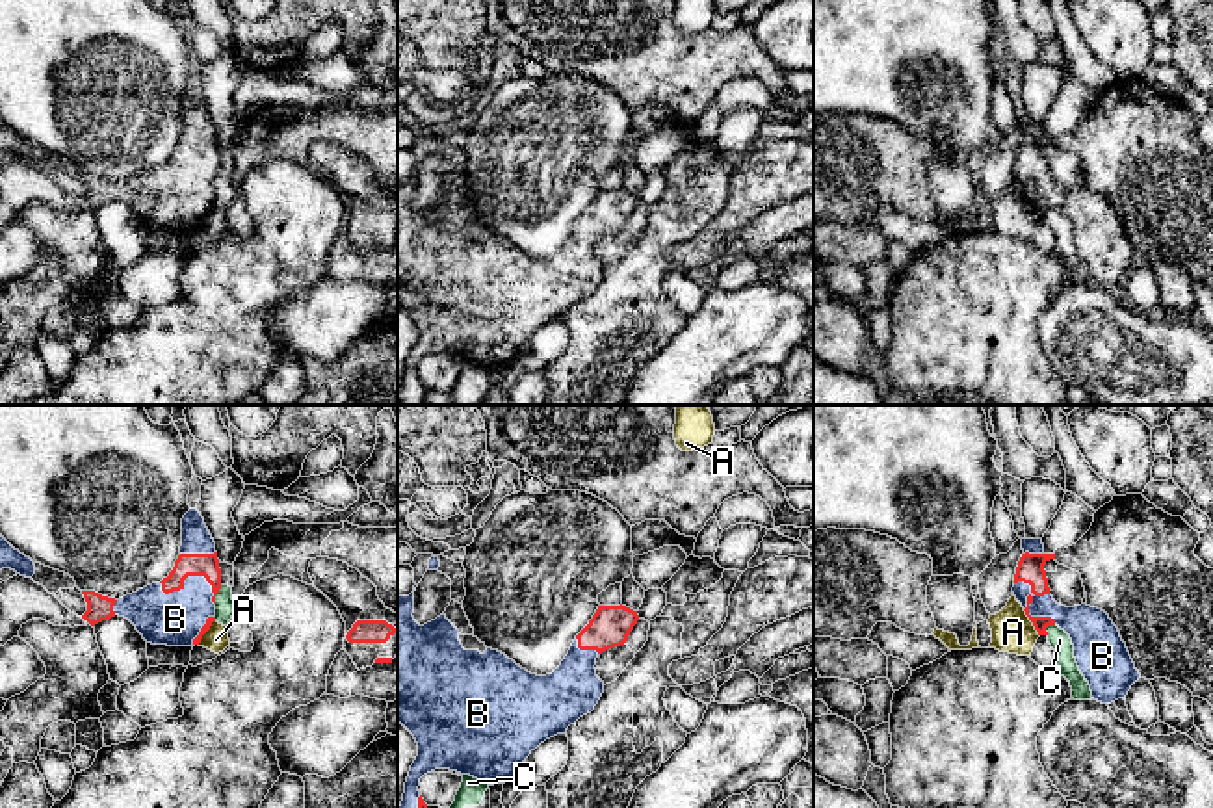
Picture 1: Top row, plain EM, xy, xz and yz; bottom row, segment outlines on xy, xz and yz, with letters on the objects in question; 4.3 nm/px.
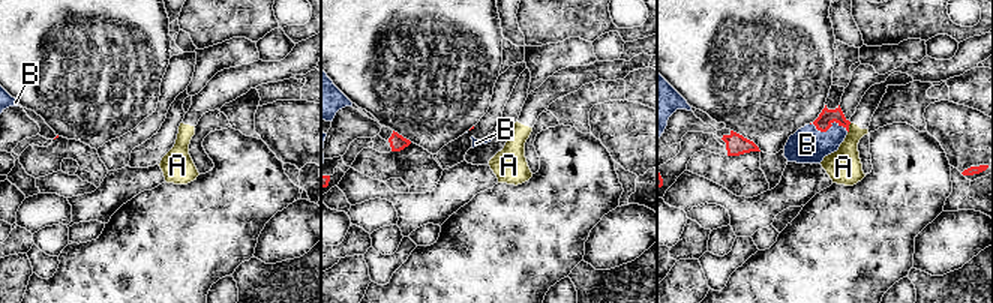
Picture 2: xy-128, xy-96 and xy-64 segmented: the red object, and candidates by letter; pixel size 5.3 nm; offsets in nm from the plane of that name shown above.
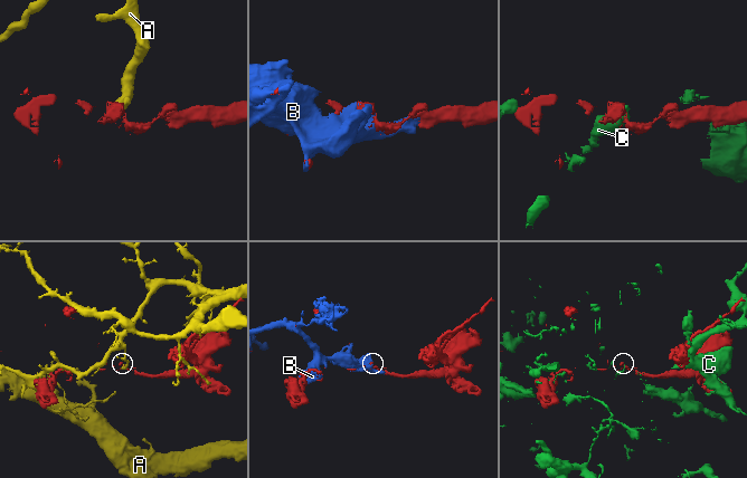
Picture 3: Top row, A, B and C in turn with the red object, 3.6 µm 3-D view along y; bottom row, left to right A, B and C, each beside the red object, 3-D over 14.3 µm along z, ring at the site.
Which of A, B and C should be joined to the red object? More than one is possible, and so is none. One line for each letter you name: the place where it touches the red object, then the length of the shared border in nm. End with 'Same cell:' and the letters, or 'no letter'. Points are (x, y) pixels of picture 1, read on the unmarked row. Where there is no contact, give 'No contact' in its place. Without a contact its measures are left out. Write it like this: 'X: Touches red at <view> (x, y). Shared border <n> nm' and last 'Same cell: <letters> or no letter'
B: Touches red at yz (1028, 190). Shared border 260 nm
Same cell: B

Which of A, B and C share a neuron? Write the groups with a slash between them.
A / B / C

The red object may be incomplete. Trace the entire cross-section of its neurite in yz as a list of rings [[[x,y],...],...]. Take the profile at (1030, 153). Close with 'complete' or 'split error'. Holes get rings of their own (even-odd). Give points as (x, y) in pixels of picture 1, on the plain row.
[[[1022,123],[1022,134],[1012,176],[1038,219],[1048,219],[1046,212],[1055,208],[1070,219],[1076,247],[1094,284],[1111,288],[1126,282],[1141,258],[1118,212],[1098,191],[1087,188],[1066,191],[1053,184],[1044,149],[1055,143],[1055,137],[1044,136],[1042,123]]] | split error

